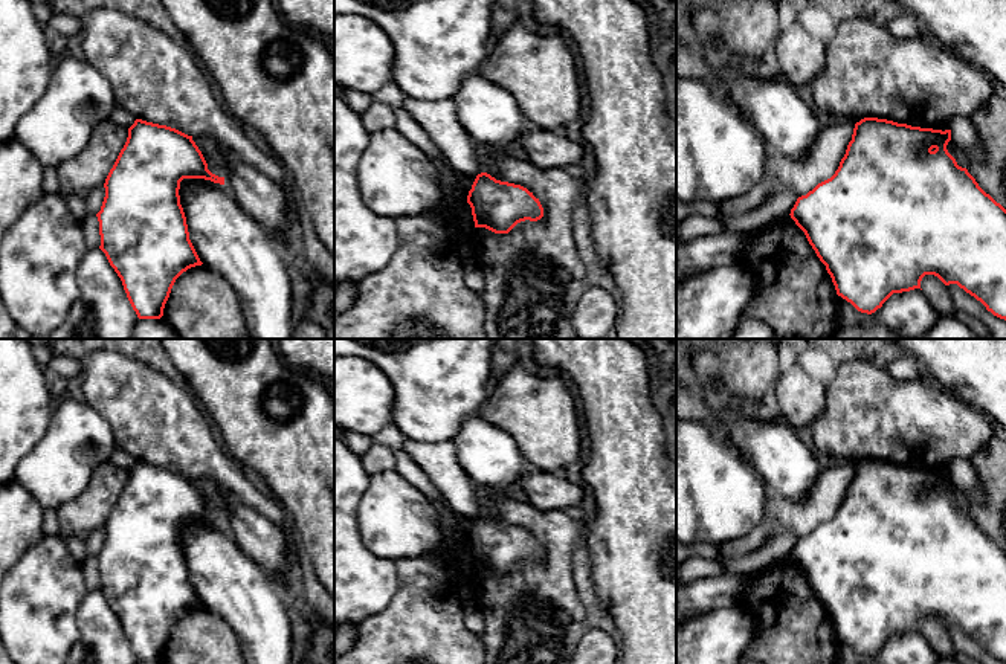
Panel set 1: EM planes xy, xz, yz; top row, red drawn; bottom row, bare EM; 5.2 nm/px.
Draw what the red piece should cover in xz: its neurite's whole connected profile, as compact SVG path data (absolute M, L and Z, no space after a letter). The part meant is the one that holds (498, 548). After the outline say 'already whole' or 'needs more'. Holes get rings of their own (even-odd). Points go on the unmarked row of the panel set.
M487 514L476 517L467 545L475 569L495 575L508 575L521 563L543 559L543 550L533 534L521 527L496 522Z | already whole

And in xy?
M136 461L110 511L99 563L101 588L110 608L122 623L127 640L139 661L160 661L176 621L191 609L202 608L188 574L180 546L180 524L205 521L224 527L208 511L208 505L192 482L176 470Z | already whole

